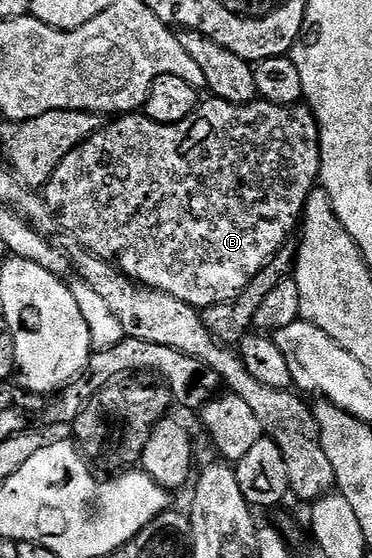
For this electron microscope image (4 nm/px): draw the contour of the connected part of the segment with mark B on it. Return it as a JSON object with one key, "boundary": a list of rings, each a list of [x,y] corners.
{"boundary":[[[260,98],[251,104],[232,104],[226,100],[208,99],[202,99],[197,109],[183,118],[183,122],[160,124],[144,114],[125,114],[114,119],[117,120],[114,124],[113,121],[106,123],[105,127],[91,134],[85,142],[75,146],[75,150],[71,150],[71,154],[67,154],[63,162],[59,162],[55,174],[51,174],[43,189],[45,205],[49,208],[52,219],[55,224],[57,220],[58,226],[67,235],[73,236],[77,246],[112,264],[129,279],[144,284],[147,288],[157,288],[171,294],[198,310],[233,300],[245,289],[247,282],[251,282],[251,278],[255,278],[255,274],[263,270],[265,263],[290,239],[289,235],[292,232],[294,235],[301,219],[301,211],[305,209],[309,193],[318,187],[321,174],[319,129],[309,107],[284,108]]]}

